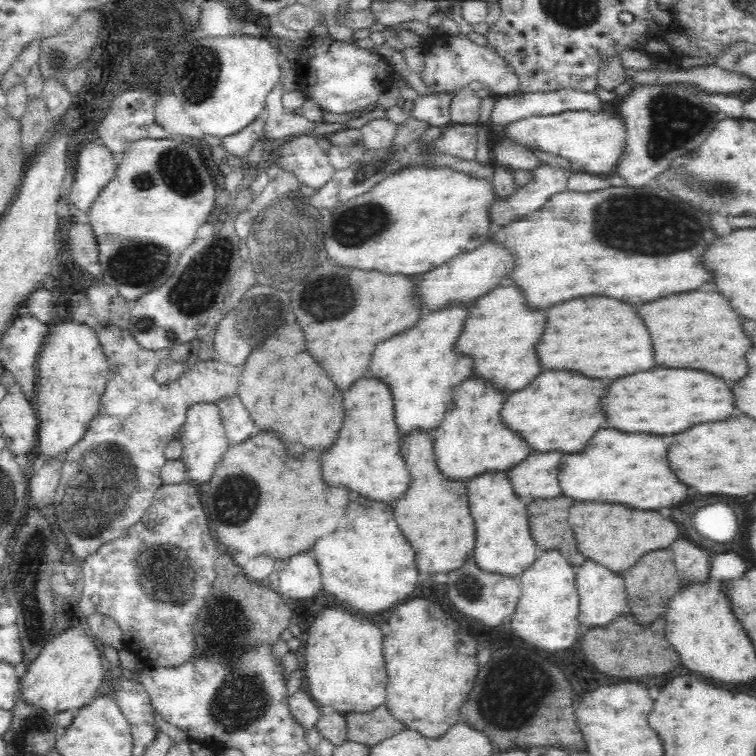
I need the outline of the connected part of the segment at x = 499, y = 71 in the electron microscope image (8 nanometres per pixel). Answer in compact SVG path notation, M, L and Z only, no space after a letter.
M436 33L424 44L425 64L421 75L425 84L434 92L456 91L469 88L473 80L489 86L495 96L514 96L519 87L519 78L512 65L502 60L494 51L484 45L477 45L468 37L459 34L448 37Z

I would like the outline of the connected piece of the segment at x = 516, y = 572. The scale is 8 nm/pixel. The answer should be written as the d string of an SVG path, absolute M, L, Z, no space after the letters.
M504 473L482 474L466 483L468 507L475 526L473 559L482 573L517 580L539 555L532 540L527 508L516 499Z

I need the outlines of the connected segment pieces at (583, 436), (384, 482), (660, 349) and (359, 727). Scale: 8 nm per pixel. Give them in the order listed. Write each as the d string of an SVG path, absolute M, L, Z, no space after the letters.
M540 372L528 386L506 395L500 409L499 421L528 446L530 453L575 454L598 430L602 414L598 414L598 394L604 386L578 378L566 372Z
M364 378L344 392L344 420L336 446L322 462L322 474L328 488L346 488L350 497L392 507L405 498L410 474L401 454L401 438L393 421L393 398L381 382Z
M684 292L670 295L670 298L660 298L656 302L648 302L642 306L636 306L636 318L644 324L644 328L650 332L652 340L652 352L654 352L654 364L662 368L688 368L688 370L700 370L706 374L712 374L724 382L734 382L746 374L746 362L742 362L742 350L750 346L746 342L736 314L718 298L714 292Z
M384 704L370 714L348 714L345 720L347 741L356 742L368 749L404 732L404 728L392 719Z

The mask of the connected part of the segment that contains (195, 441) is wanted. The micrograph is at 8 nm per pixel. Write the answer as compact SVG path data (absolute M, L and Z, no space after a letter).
M202 403L192 406L188 410L188 418L182 426L178 439L184 444L184 451L180 456L180 461L186 469L185 481L199 489L204 484L209 484L216 473L217 466L222 462L222 458L231 448L226 439L226 433L223 432L219 410L213 403Z

